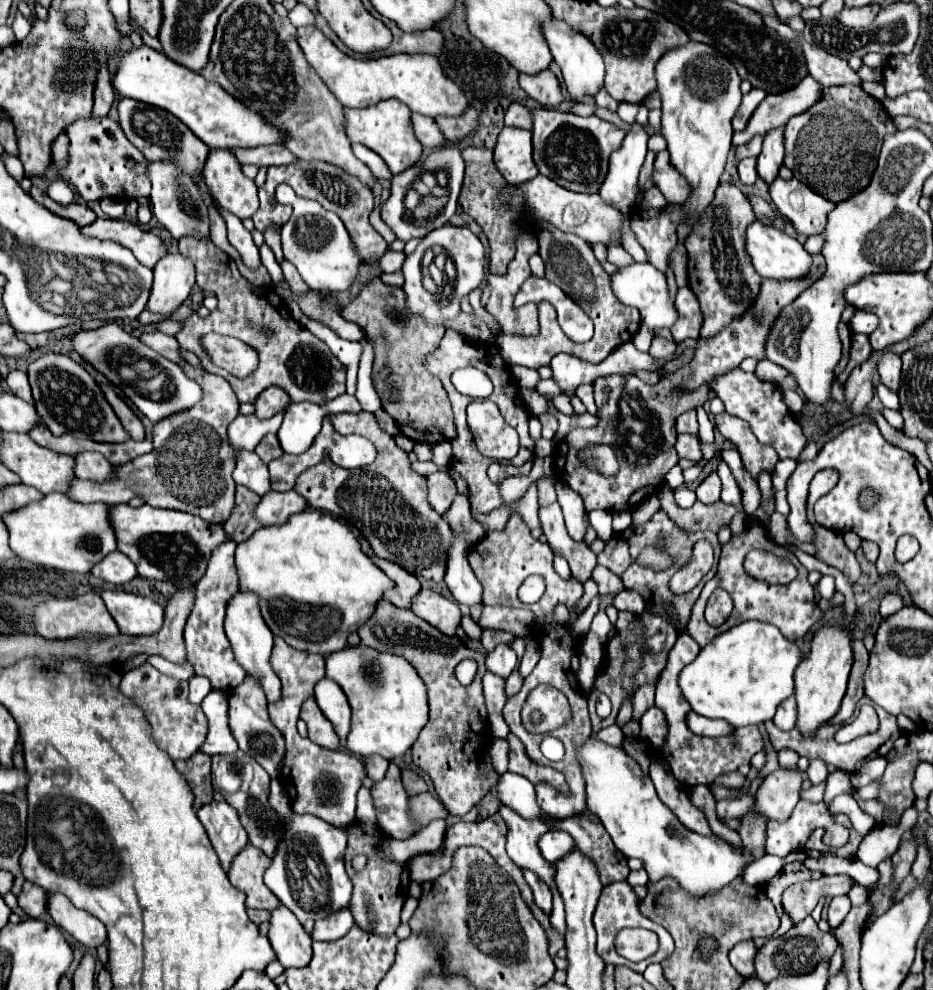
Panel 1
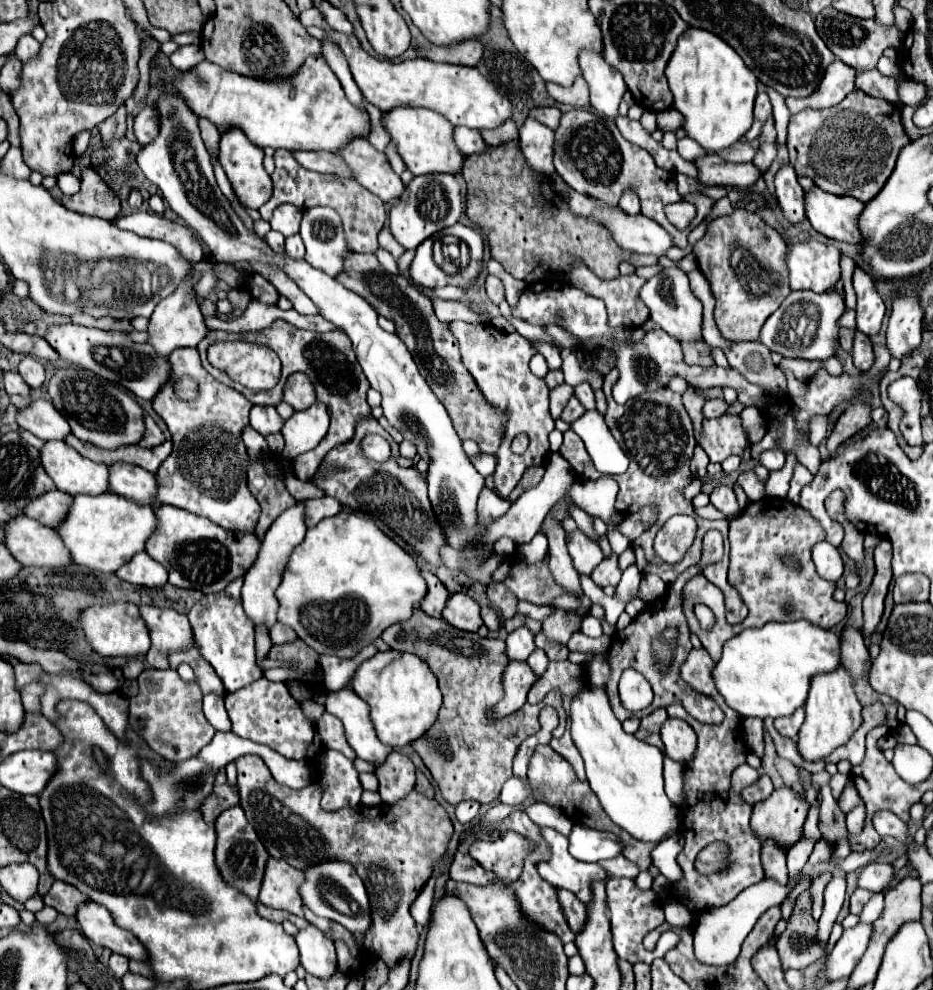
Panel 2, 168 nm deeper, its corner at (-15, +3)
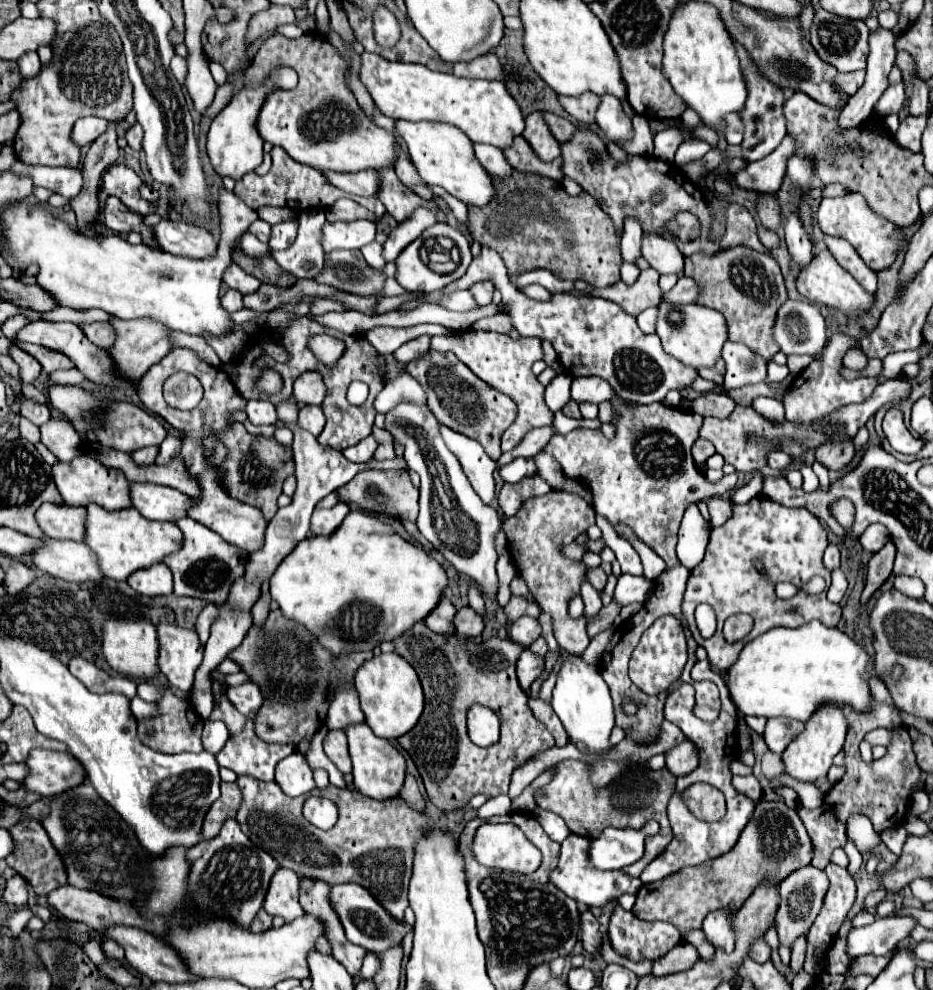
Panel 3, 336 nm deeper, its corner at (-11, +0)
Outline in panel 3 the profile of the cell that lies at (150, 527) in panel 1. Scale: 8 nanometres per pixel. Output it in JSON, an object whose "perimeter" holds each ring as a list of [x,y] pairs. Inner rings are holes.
{"perimeter":[[[191,518],[177,520],[177,526],[183,532],[183,546],[177,552],[167,554],[163,558],[163,564],[167,564],[173,572],[173,580],[175,580],[173,592],[177,596],[201,598],[201,600],[215,602],[215,604],[225,602],[233,582],[237,578],[241,578],[245,572],[243,566],[247,560],[247,552],[243,552],[237,546],[231,546],[223,538],[219,538],[213,530],[209,530],[207,526],[203,526]],[[237,558],[239,558],[239,562],[237,562]]]}

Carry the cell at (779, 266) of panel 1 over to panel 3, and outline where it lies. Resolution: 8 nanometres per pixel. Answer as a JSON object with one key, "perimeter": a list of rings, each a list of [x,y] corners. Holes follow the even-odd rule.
{"perimeter":[[[825,248],[821,250],[817,256],[813,256],[811,264],[807,264],[805,268],[799,270],[797,274],[797,290],[803,298],[807,298],[813,304],[825,304],[829,308],[837,308],[845,314],[857,314],[861,316],[863,312],[869,310],[869,306],[873,304],[873,296],[867,294],[849,272],[845,272],[837,260],[831,256],[831,252]]]}

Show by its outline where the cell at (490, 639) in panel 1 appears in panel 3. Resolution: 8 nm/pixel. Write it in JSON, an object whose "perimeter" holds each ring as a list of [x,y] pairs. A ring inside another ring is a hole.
{"perimeter":[[[511,596],[509,604],[503,608],[505,616],[507,616],[507,622],[515,622],[519,616],[525,616],[525,610],[527,610],[529,602],[521,596]]]}

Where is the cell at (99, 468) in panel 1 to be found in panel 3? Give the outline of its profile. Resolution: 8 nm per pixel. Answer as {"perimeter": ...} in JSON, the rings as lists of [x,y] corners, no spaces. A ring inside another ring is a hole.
{"perimeter":[[[131,482],[129,498],[133,508],[137,508],[149,520],[169,520],[175,522],[185,516],[185,508],[191,504],[187,494],[161,484]]]}

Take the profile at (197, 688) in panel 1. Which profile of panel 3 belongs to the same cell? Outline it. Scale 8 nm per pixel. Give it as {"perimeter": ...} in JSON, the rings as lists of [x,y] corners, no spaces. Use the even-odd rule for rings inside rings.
{"perimeter":[[[207,720],[205,728],[203,728],[203,746],[205,750],[217,754],[221,750],[221,746],[227,742],[229,732],[227,726],[219,720]]]}

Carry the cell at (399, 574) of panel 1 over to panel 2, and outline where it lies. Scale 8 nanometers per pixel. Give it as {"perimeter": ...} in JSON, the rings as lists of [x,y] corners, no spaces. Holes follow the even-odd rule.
{"perimeter":[[[423,571],[423,577],[427,581],[429,591],[427,591],[427,597],[425,597],[421,609],[431,617],[441,617],[441,611],[443,611],[443,607],[445,607],[451,593],[445,589],[445,585],[433,573]]]}

